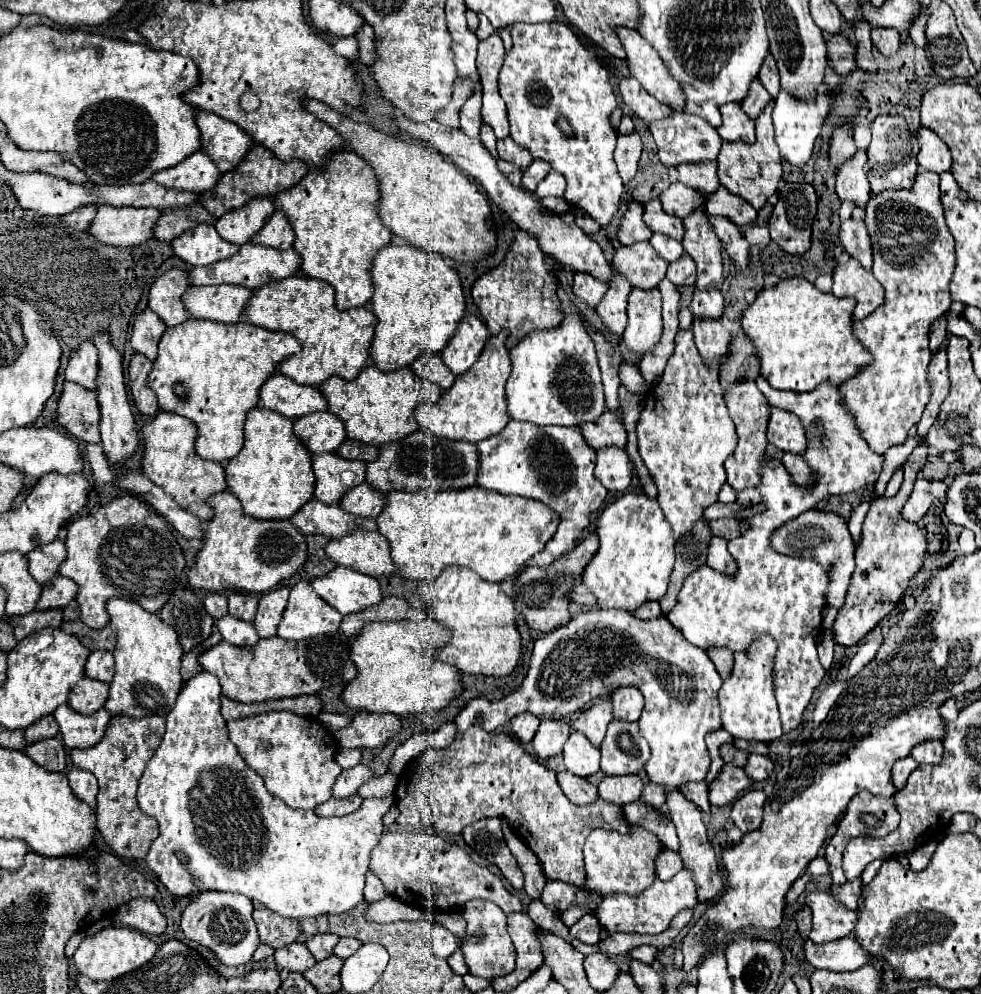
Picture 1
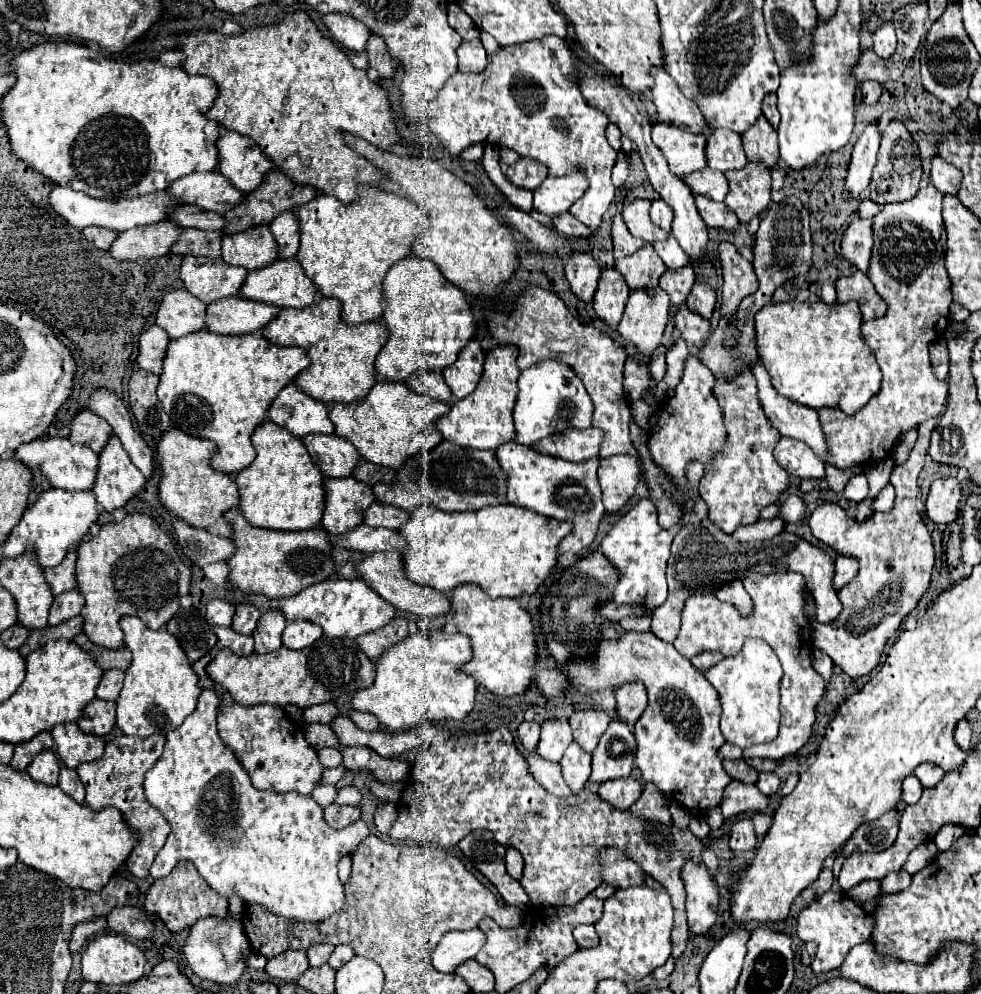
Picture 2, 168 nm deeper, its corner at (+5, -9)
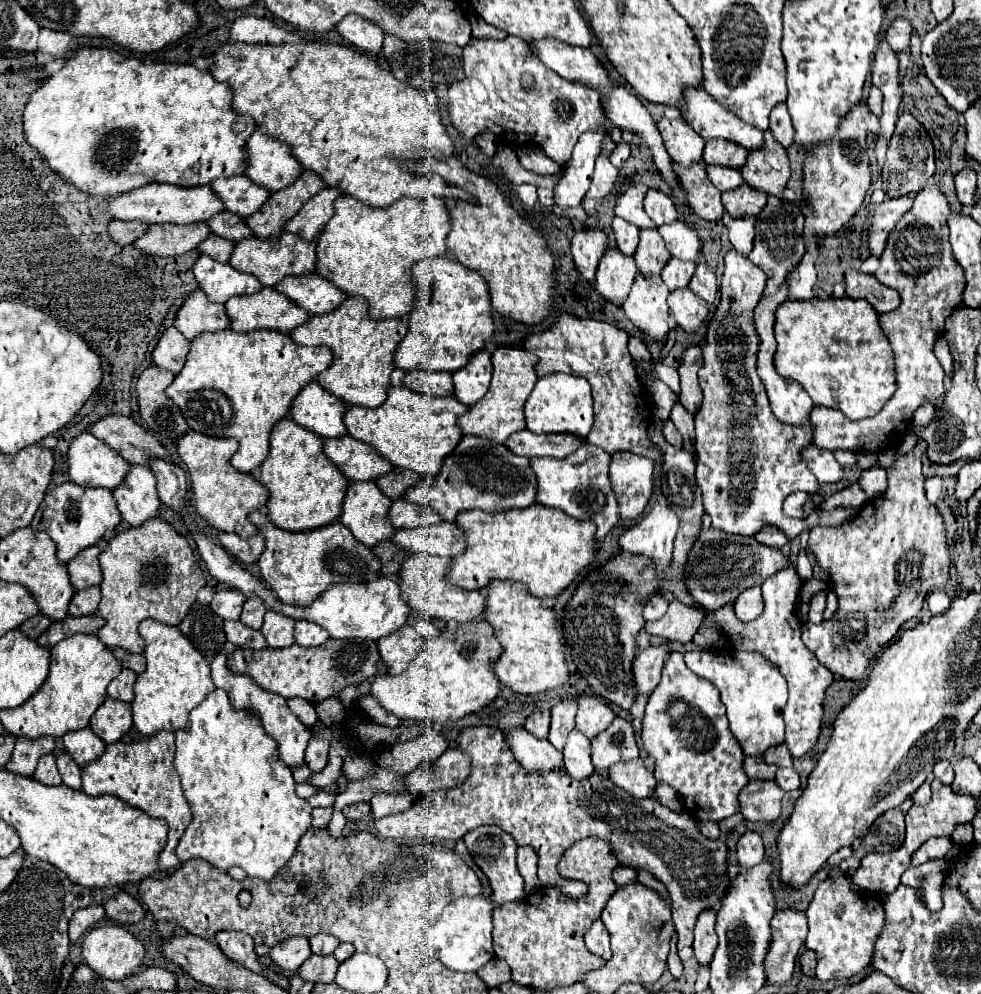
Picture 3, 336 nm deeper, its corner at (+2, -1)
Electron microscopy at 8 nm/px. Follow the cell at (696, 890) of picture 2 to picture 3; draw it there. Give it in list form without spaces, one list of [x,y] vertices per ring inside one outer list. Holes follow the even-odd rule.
[[[710,909],[698,917],[696,929],[694,929],[694,955],[700,963],[700,967],[708,967],[712,961],[712,955],[718,945],[718,935],[714,931],[714,919],[716,913]]]

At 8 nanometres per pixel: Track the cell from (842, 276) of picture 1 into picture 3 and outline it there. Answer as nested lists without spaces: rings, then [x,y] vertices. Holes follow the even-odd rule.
[[[860,271],[846,273],[846,295],[852,299],[866,299],[878,313],[890,313],[900,305],[900,295],[882,285],[874,275]]]

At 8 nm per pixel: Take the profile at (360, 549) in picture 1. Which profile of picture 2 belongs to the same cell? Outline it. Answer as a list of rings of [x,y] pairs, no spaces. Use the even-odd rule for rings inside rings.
[[[381,551],[381,553],[369,553],[361,561],[357,561],[355,571],[359,573],[359,579],[369,583],[369,587],[373,587],[373,591],[377,591],[377,595],[381,595],[385,601],[389,601],[397,609],[417,613],[421,617],[437,617],[437,615],[447,613],[449,611],[449,597],[441,591],[427,587],[427,585],[407,581],[401,571],[401,565],[403,565],[401,555],[397,551]]]

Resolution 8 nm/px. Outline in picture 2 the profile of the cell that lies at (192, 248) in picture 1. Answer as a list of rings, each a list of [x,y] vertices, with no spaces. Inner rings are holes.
[[[185,255],[179,271],[185,287],[205,303],[237,295],[245,275],[243,267],[229,267],[221,259],[195,255]]]

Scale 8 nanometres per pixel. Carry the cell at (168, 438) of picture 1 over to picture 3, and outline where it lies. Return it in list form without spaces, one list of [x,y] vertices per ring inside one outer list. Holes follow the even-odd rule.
[[[188,431],[178,441],[180,459],[186,463],[192,481],[192,509],[204,517],[212,527],[226,533],[242,533],[242,537],[252,537],[258,527],[248,519],[252,511],[258,511],[270,499],[268,489],[254,479],[250,473],[240,473],[230,465],[232,455],[238,451],[236,439],[220,439]]]

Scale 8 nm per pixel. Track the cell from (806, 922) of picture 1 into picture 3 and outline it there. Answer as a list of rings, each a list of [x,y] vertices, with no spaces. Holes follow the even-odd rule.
[[[804,951],[800,957],[800,965],[802,965],[802,973],[808,977],[814,977],[816,971],[816,955],[814,951]]]

